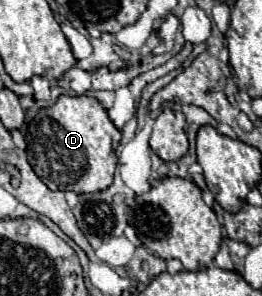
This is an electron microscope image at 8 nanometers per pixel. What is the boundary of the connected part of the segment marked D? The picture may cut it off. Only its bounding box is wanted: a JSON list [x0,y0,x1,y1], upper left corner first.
[25,95,121,193]

